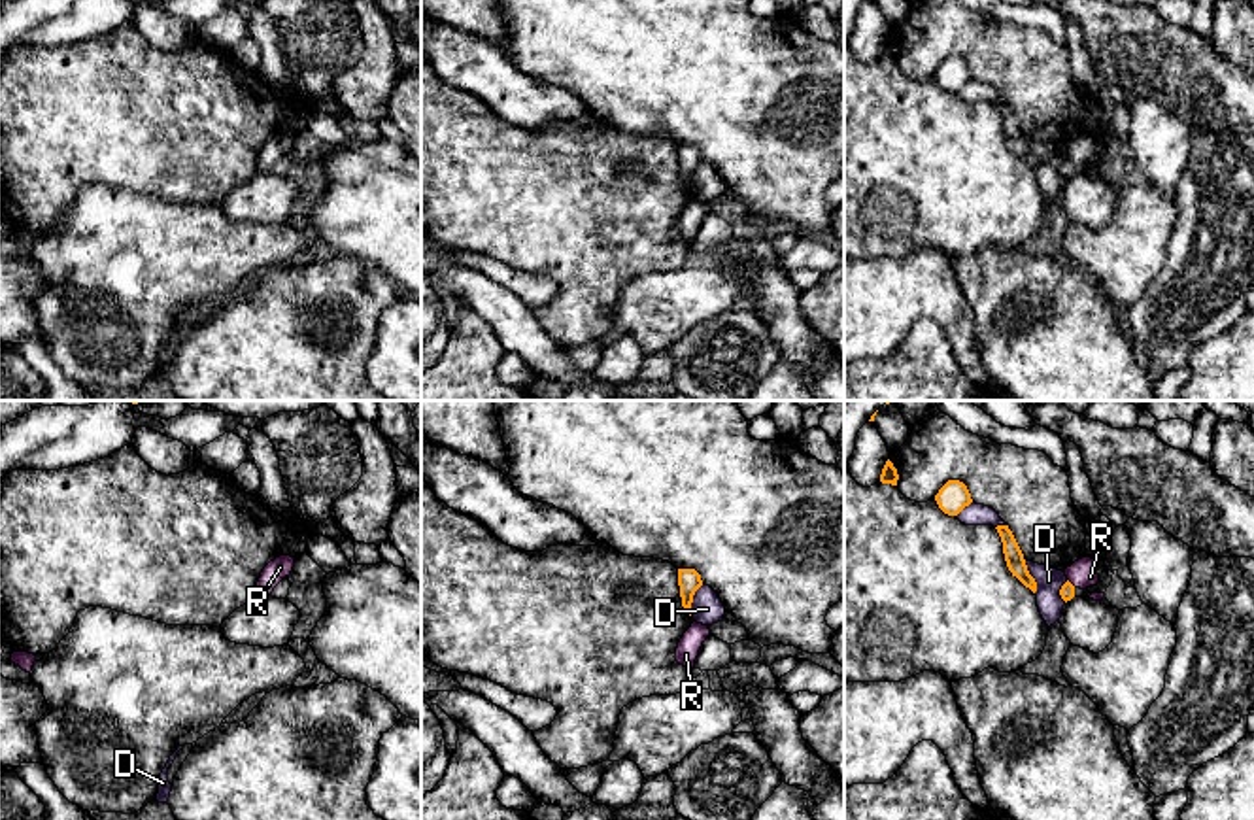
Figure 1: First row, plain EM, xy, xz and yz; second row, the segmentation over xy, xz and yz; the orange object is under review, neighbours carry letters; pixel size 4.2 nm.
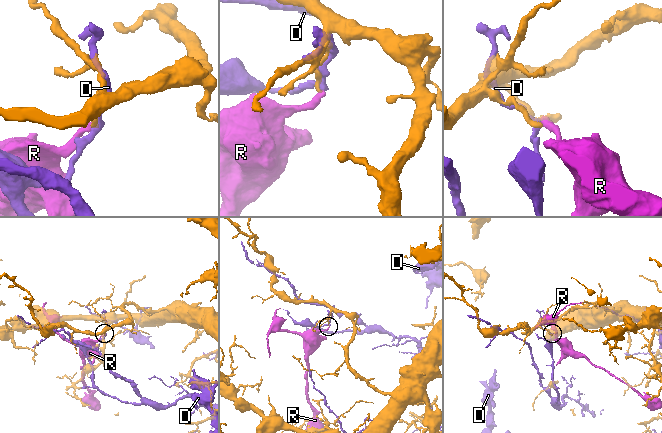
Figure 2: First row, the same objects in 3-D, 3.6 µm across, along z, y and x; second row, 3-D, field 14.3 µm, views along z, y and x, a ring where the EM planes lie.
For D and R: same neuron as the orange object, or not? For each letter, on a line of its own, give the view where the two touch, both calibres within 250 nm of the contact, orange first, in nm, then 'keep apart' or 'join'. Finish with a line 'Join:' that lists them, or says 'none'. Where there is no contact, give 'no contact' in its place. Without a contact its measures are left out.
D: contact in yz; calibres 80 and 110 nm; keep apart
R: contact in yz; calibres 60 and 120 nm; keep apart
Join: none

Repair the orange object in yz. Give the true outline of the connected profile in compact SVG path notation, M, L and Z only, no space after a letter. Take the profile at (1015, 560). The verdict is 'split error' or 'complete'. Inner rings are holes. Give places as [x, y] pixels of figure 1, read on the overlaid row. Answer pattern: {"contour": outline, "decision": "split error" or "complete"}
{"contour": "M997 525L995 529L1003 542L1003 554L1005 554L1008 571L1012 572L1012 576L1016 576L1025 588L1029 588L1035 593L1037 582L1027 571L1024 554L1016 542L1012 531L1008 529L1008 525Z", "decision": "complete"}

